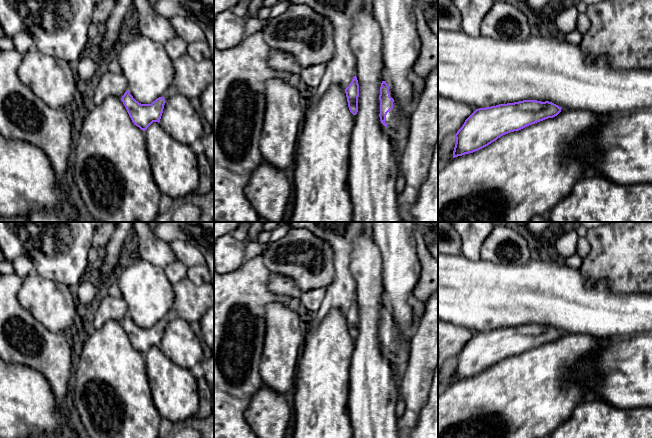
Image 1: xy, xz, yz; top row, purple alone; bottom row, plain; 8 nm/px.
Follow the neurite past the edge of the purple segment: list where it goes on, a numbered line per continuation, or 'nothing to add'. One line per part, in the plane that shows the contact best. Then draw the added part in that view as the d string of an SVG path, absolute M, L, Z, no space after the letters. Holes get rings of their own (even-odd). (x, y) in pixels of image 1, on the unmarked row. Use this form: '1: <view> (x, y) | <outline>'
1: xz (398, 351) | M393 326L393 333L386 339L387 355L396 369L404 369L410 357L410 345L400 339L400 332Z

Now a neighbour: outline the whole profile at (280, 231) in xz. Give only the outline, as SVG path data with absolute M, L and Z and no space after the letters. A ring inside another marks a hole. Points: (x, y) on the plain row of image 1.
M283 222L282 224L276 226L271 231L270 242L276 242L281 238L285 237L290 229L291 229L291 226L287 222Z

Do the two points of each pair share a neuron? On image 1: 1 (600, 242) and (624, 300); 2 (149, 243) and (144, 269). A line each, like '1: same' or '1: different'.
1: different
2: different

